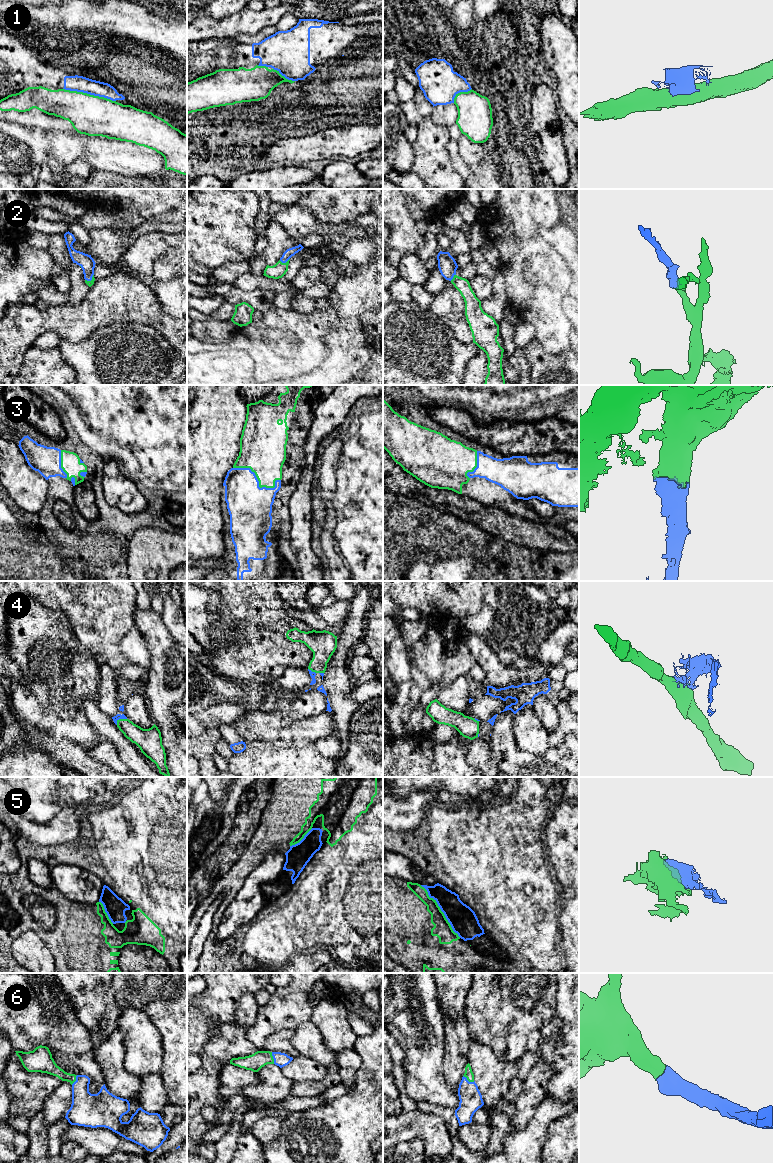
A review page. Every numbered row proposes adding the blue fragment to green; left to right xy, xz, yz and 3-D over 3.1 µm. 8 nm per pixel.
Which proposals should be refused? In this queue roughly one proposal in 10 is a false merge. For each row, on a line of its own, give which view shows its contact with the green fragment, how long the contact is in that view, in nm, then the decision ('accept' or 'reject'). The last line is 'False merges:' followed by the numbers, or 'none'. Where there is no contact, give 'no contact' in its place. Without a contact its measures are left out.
1: contact in xy; length 440 nm; reject
2: contact in xz; length 90 nm; accept
3: contact in xz; length 400 nm; accept
4: contact in xy; length 100 nm; reject
5: contact in yz; length 550 nm; accept
6: contact in yz; length 110 nm; accept
False merges: 1, 4

